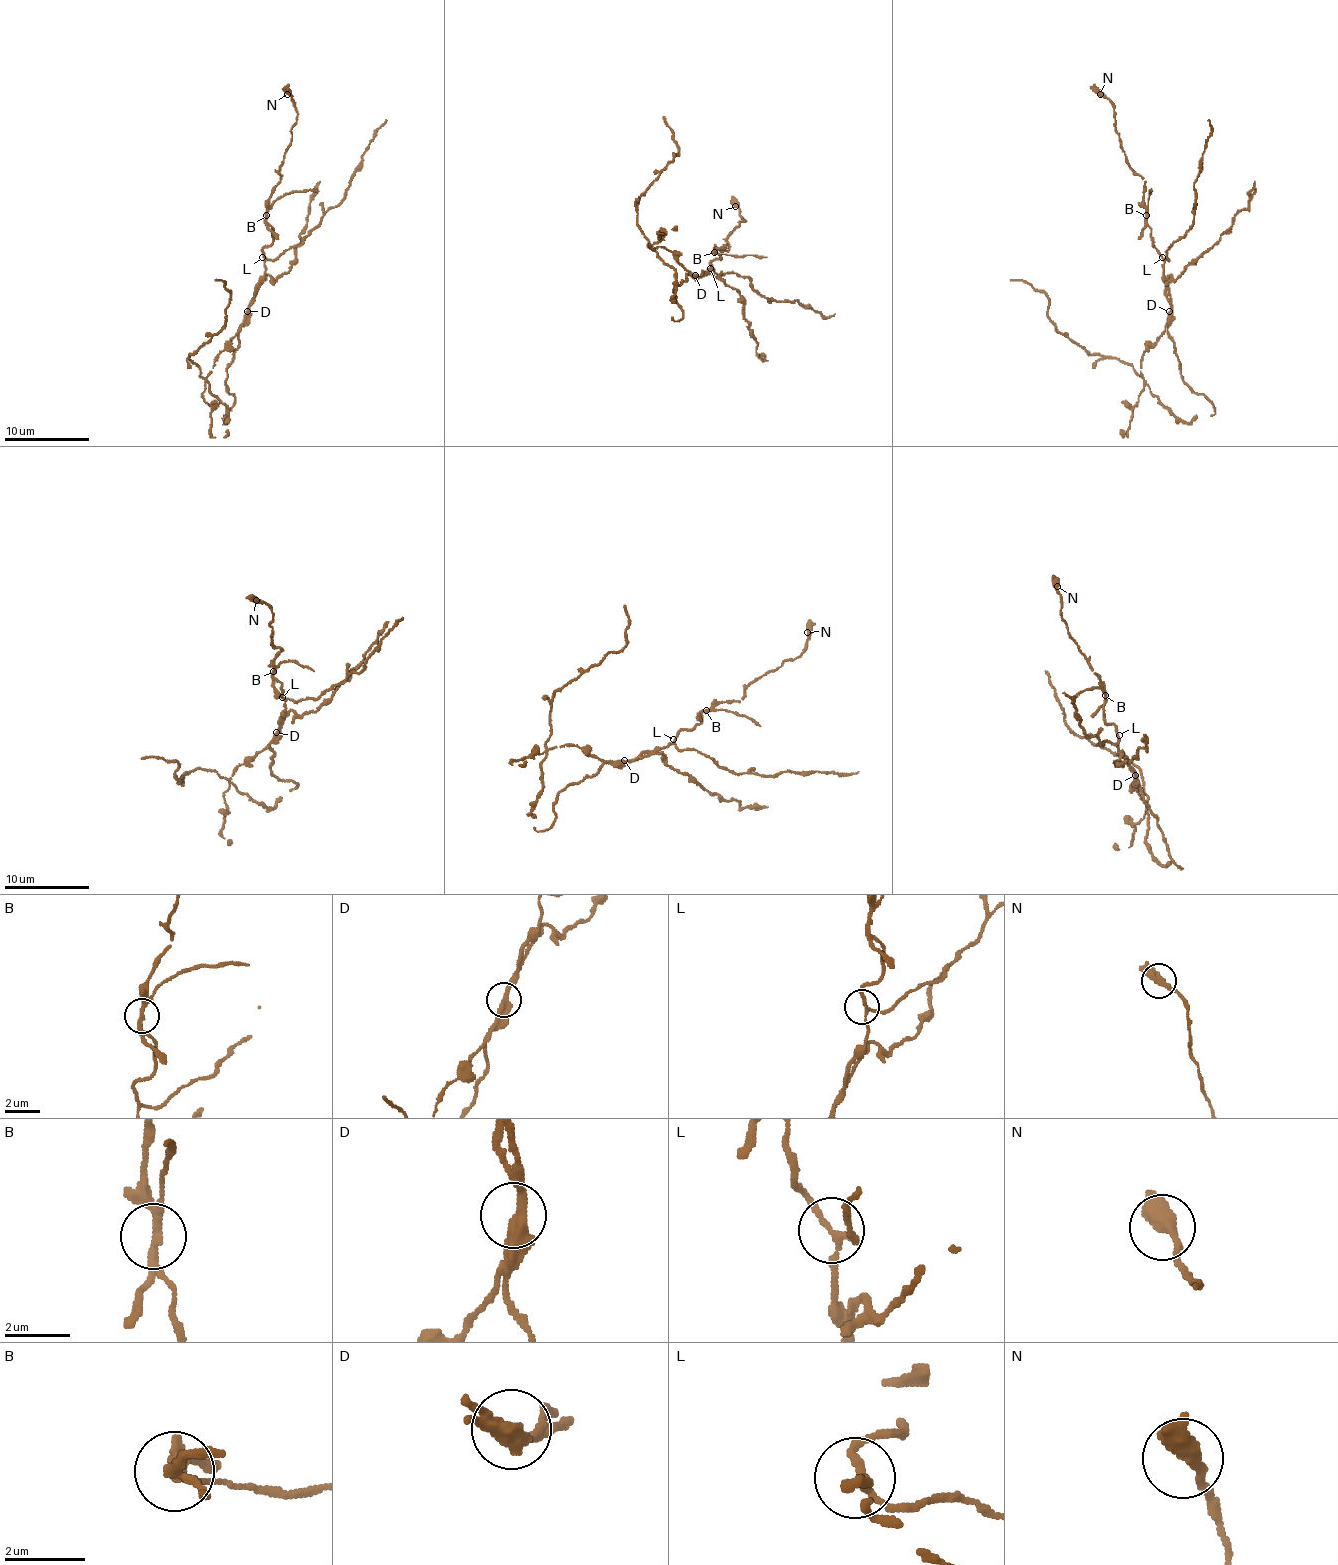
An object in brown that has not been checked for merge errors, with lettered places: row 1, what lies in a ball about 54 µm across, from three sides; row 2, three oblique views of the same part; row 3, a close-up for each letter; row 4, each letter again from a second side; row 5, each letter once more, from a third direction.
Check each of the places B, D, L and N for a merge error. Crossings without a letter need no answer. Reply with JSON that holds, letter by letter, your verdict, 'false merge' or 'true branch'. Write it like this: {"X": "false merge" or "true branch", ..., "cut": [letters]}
{"B": "false merge", "D": "false merge", "L": "true branch", "N": "true branch", "cut": ["B", "D"]}

